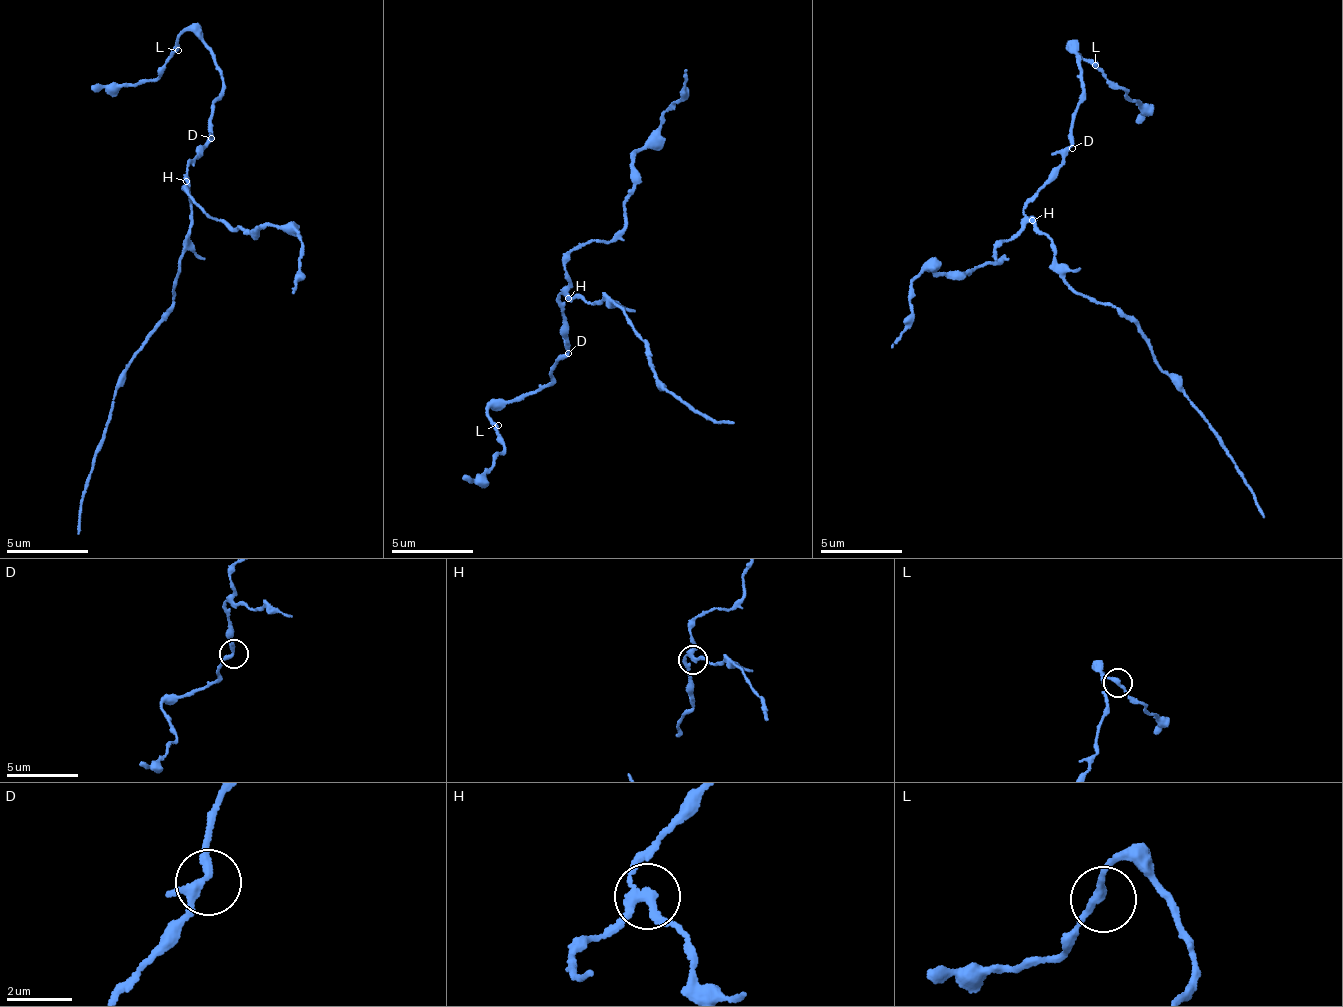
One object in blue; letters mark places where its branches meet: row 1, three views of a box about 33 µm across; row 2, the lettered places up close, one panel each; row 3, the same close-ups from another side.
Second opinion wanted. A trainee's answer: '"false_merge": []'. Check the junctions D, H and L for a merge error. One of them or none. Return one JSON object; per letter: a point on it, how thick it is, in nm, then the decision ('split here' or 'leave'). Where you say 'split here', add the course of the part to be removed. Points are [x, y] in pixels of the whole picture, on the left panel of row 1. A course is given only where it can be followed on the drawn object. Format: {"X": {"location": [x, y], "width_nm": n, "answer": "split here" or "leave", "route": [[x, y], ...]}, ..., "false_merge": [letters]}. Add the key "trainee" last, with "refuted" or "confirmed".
{"D": {"location": [211, 138], "width_nm": 220, "answer": "leave"}, "H": {"location": [186, 181], "width_nm": 200, "answer": "split here", "route": [[186, 182], [190, 208], [188, 235], [177, 272], [172, 305], [129, 360], [114, 393], [82, 497], [77, 533]]}, "L": {"location": [178, 50], "width_nm": 220, "answer": "leave"}, "false_merge": ["H"], "trainee": "refuted"}

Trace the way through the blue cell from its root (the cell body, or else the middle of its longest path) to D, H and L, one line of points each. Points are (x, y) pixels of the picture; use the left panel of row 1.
D: (188, 196), (187, 164), (211, 138)
H: (188, 196), (186, 182)
L: (188, 196), (187, 164), (208, 144), (223, 71), (190, 30), (181, 34), (178, 50)

